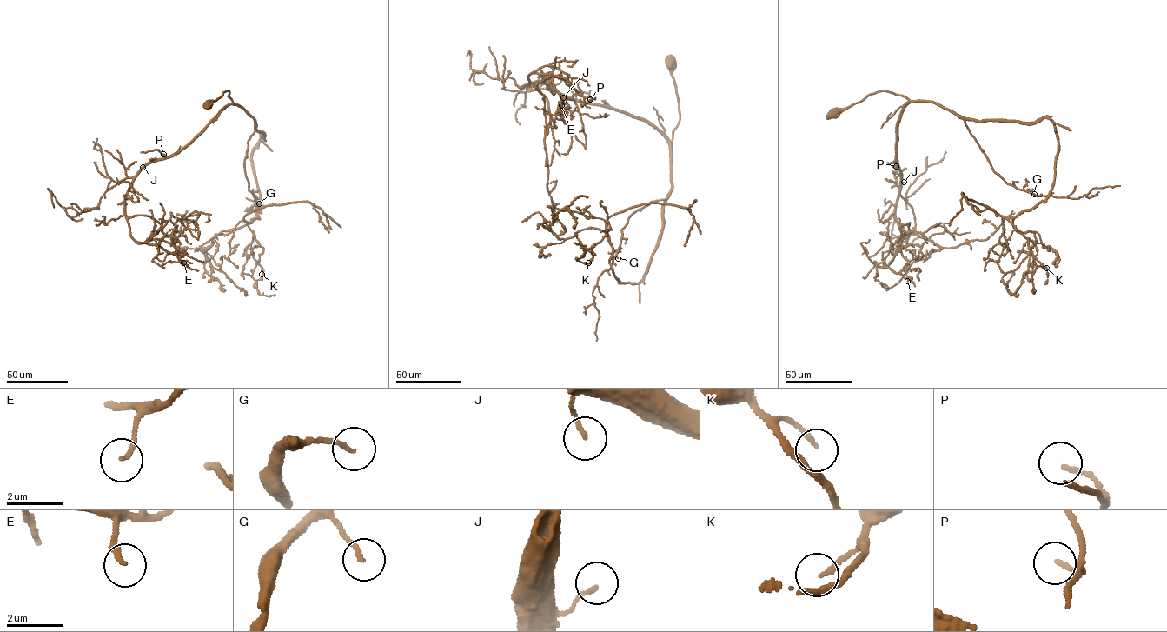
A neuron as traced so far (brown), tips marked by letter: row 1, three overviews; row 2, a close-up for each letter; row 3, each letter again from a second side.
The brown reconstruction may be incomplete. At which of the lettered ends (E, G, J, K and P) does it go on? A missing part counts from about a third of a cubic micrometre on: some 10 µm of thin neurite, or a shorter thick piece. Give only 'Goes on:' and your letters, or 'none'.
Goes on: K

